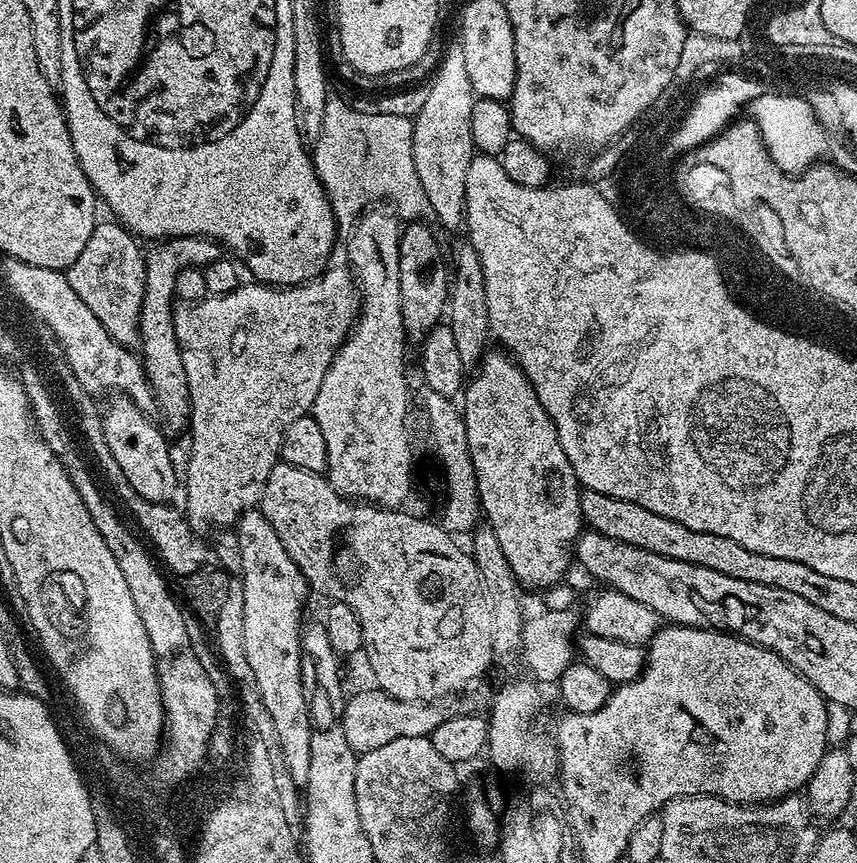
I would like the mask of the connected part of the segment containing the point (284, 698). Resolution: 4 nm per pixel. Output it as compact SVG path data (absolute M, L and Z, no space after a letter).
M259 510L245 512L236 521L234 531L238 538L239 549L242 550L242 568L238 576L240 580L244 579L242 587L244 589L246 662L250 662L250 670L254 670L260 697L270 714L274 740L280 745L286 770L297 786L304 786L310 778L310 718L300 673L300 634L302 625L305 623L304 603L307 602L308 596L310 597L310 589L302 570L298 570L294 558L286 554L286 546L282 546L282 538L274 534L274 526L270 526L263 512Z

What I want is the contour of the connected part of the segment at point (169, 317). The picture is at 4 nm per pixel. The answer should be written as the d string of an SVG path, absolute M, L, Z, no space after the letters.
M173 236L152 246L152 249L147 249L144 257L144 297L140 307L138 348L142 353L144 373L148 376L152 387L159 415L164 415L169 433L180 432L183 428L185 431L189 427L192 415L186 370L182 366L182 354L178 350L172 291L182 270L187 268L203 270L210 262L221 259L225 252L224 245L209 236Z

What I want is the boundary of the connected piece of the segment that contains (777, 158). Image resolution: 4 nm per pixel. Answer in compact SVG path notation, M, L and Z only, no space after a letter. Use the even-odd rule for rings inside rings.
M768 92L756 97L750 105L750 118L758 126L762 134L762 142L770 154L770 158L782 171L799 174L813 167L821 159L820 154L827 150L830 136L816 128L816 120L812 120L812 112L800 104L800 100L780 100Z

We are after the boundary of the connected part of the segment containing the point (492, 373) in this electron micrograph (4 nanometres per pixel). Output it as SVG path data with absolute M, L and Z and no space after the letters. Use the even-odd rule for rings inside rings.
M489 351L462 389L462 415L477 480L479 511L487 527L494 530L510 570L514 570L516 581L525 589L545 590L565 579L564 571L570 564L570 546L575 545L582 531L580 519L581 485L566 458L566 450L556 437L554 422L550 414L538 402L532 384L516 361L503 351Z

